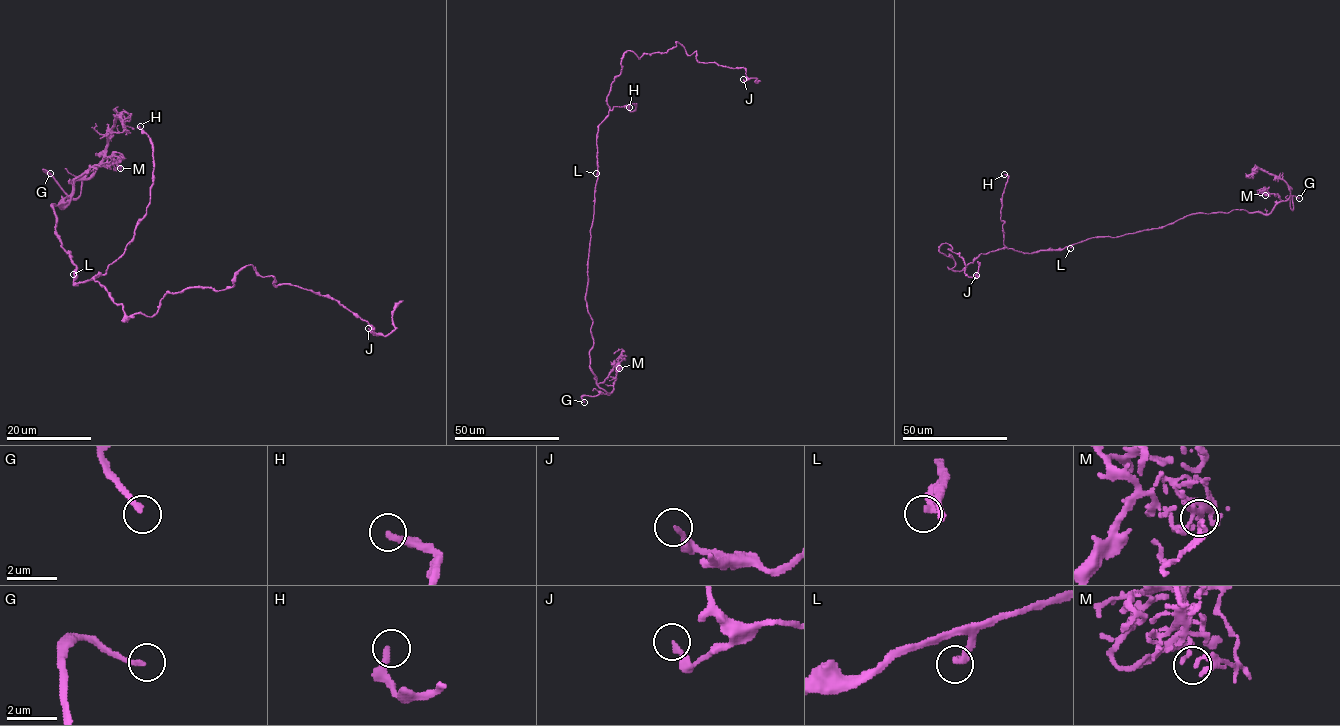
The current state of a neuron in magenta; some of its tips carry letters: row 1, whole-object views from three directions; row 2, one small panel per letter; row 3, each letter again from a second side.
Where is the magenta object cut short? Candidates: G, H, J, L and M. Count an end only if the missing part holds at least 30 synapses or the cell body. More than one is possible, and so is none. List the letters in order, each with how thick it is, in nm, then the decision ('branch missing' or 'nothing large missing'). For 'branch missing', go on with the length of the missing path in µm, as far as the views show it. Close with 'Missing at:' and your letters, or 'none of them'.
G: 200 nm | branch missing | 15 µm
H: 240 nm | branch missing | 90 µm
J: 180 nm | nothing large missing
L: 320 nm | nothing large missing
M: 100 nm | nothing large missing
Missing at: G, H

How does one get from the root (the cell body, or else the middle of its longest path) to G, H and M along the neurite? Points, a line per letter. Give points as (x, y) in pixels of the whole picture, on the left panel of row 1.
G: (75, 276), (52, 205), (67, 197), (63, 205), (73, 183), (93, 171), (76, 198), (43, 169), (50, 173)
H: (75, 276), (76, 285), (104, 274), (124, 252), (138, 221), (146, 212), (152, 183), (152, 145), (140, 126)
M: (75, 276), (52, 205), (67, 197), (63, 205), (73, 181), (93, 165), (110, 165), (112, 154), (120, 168)

